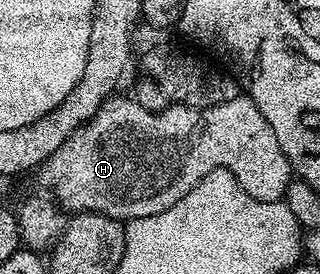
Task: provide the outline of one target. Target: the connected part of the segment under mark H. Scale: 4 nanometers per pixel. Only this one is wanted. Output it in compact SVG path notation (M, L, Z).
M244 94L232 96L210 108L188 108L185 104L170 103L161 112L147 110L132 98L110 98L89 123L71 134L71 138L51 154L39 175L45 179L47 187L57 191L56 199L62 209L73 214L98 212L122 222L147 218L167 210L167 206L175 206L183 194L216 168L225 168L235 174L239 186L259 202L282 199L295 173L279 146L279 138L275 138L275 130L267 126L267 118L259 114L259 106L255 106L253 100Z

